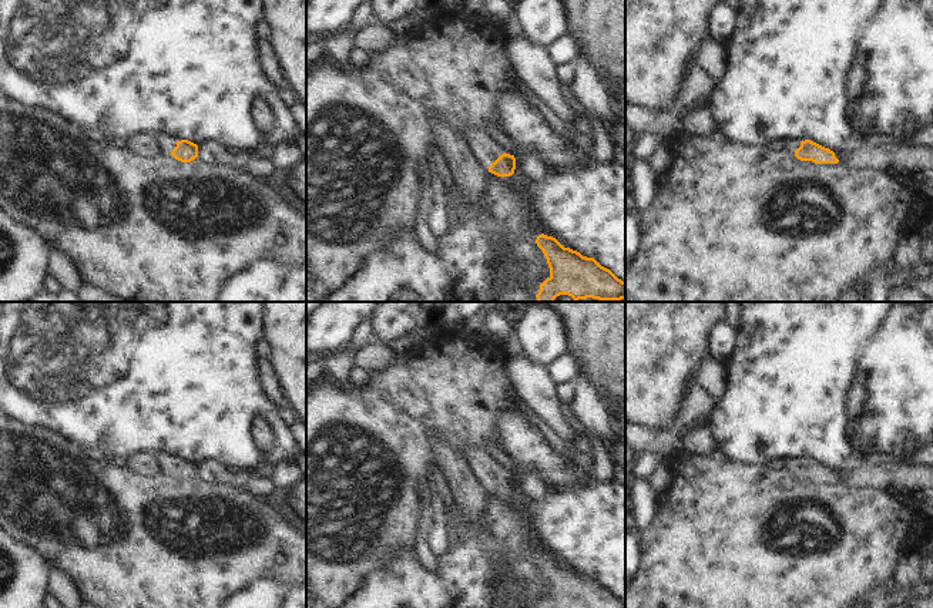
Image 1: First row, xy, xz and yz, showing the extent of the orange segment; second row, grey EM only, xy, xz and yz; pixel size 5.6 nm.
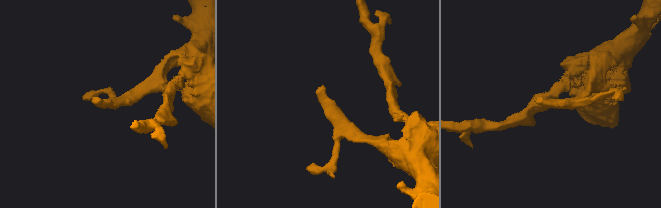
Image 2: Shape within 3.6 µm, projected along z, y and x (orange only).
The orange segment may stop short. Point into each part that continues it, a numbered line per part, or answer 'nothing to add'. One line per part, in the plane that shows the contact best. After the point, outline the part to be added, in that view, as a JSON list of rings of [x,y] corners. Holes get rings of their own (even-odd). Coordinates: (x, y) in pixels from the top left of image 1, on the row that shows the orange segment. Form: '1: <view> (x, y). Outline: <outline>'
1: xz (489, 147). Outline: [[[470,125],[466,131],[466,141],[473,148],[484,167],[490,167],[501,154],[506,152],[504,142],[496,135],[476,125]]]

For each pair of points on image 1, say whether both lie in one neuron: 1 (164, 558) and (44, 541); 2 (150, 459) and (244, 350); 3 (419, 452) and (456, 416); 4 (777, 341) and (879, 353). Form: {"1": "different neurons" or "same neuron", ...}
{"1": "same neuron", "2": "different neurons", "3": "same neuron", "4": "same neuron"}

